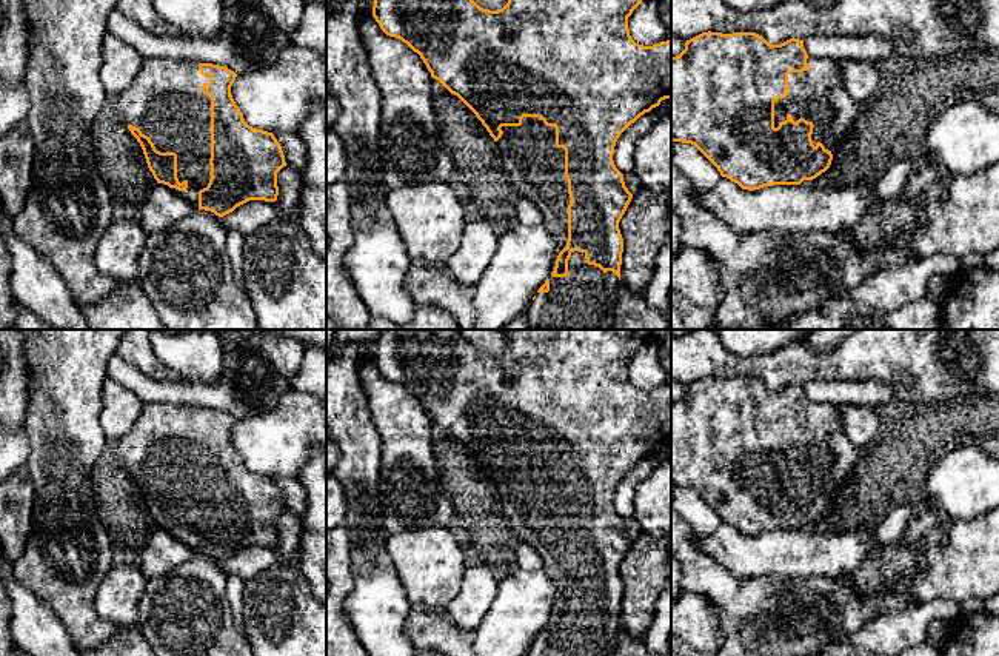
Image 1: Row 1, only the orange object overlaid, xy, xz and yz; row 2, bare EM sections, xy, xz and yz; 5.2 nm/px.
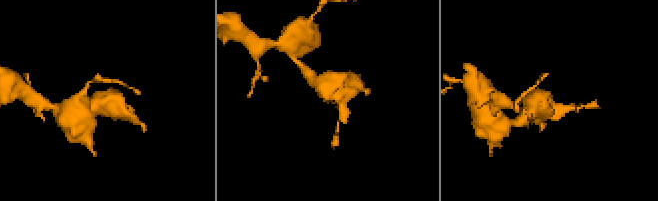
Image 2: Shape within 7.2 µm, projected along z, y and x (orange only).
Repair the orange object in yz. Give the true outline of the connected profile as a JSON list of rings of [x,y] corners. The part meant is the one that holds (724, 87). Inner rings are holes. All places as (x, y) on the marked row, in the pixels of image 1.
[[[702,32],[685,43],[685,49],[671,57],[671,143],[694,145],[720,172],[722,177],[737,183],[742,189],[754,191],[773,185],[800,185],[825,172],[844,143],[854,139],[854,126],[859,117],[859,102],[844,88],[840,71],[830,59],[816,59],[807,54],[804,40],[790,38],[780,45],[768,43],[756,32]]]

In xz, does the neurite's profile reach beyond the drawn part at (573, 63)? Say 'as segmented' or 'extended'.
extended

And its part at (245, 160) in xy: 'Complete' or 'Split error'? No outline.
Split error

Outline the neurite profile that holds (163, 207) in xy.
[[[157,183],[143,202],[139,223],[148,234],[152,234],[189,216],[194,209],[168,185]]]

